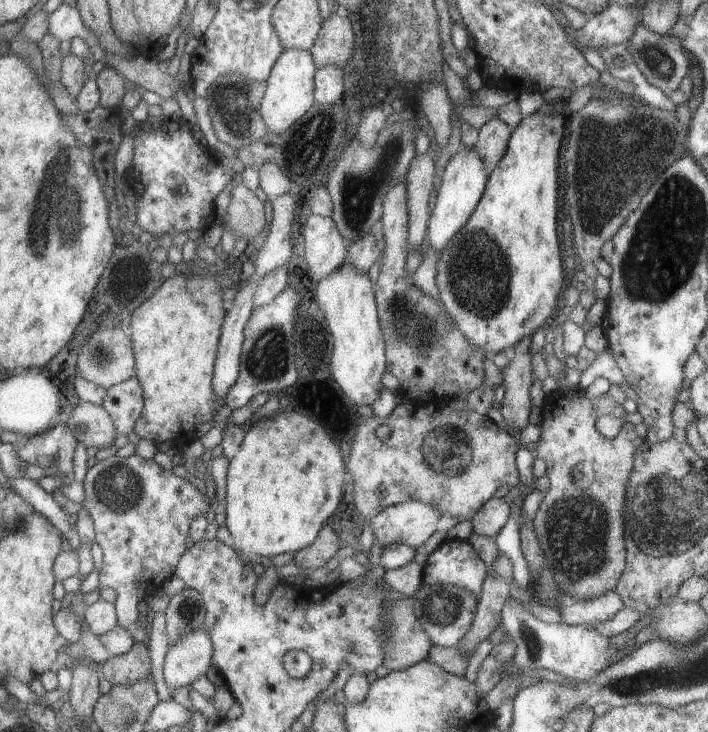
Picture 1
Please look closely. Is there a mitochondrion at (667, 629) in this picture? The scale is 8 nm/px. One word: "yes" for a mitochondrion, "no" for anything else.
yes

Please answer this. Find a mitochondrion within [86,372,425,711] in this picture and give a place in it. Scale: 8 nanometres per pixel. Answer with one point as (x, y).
(118, 489)

